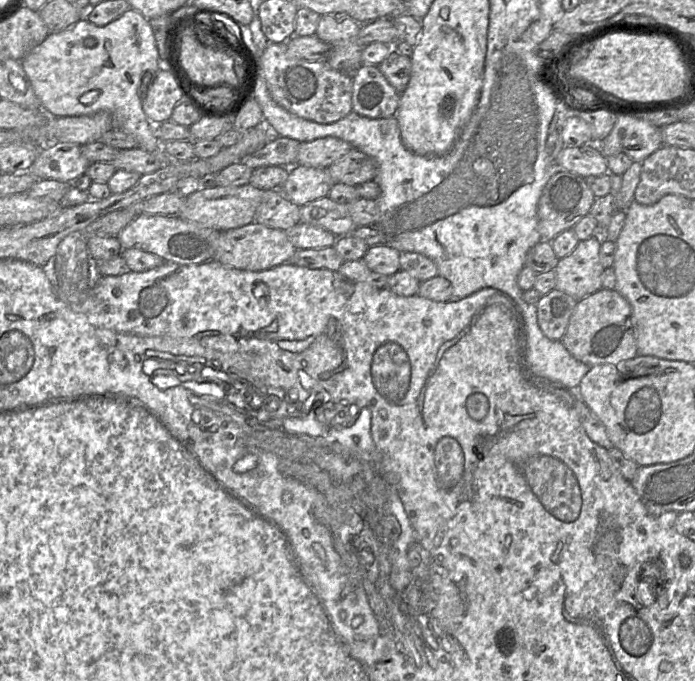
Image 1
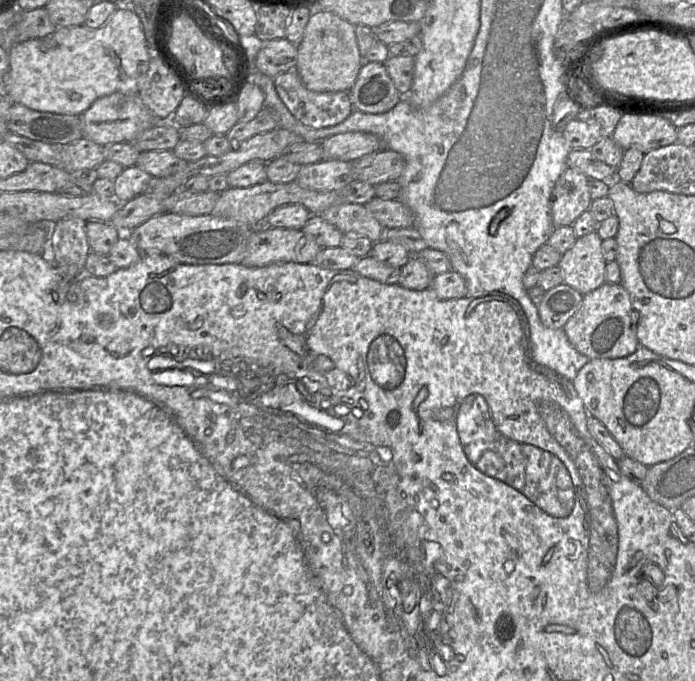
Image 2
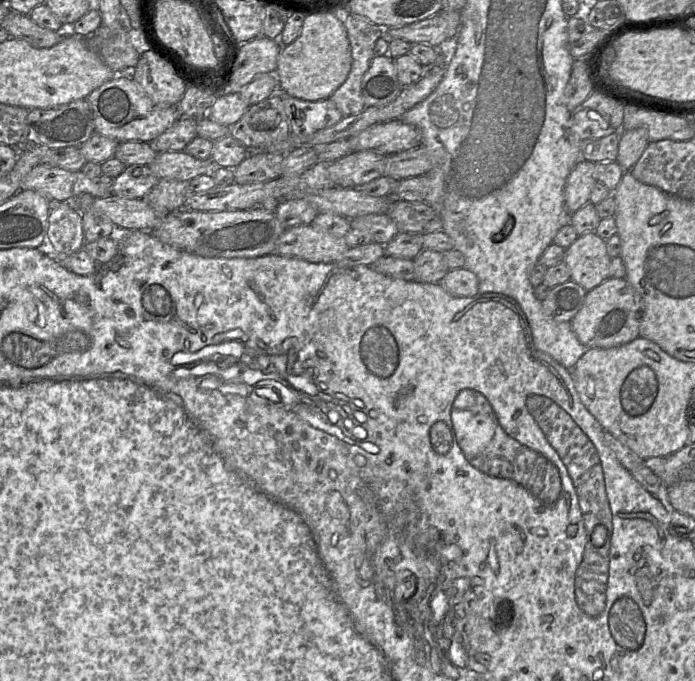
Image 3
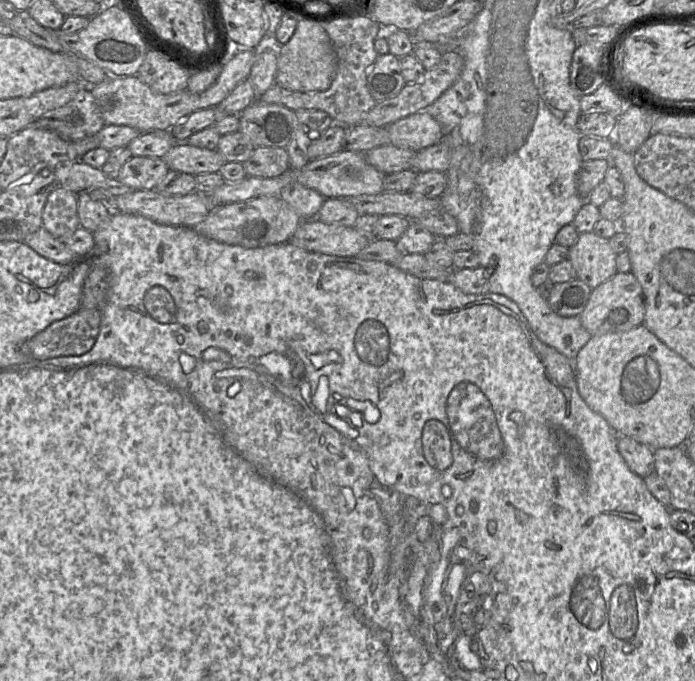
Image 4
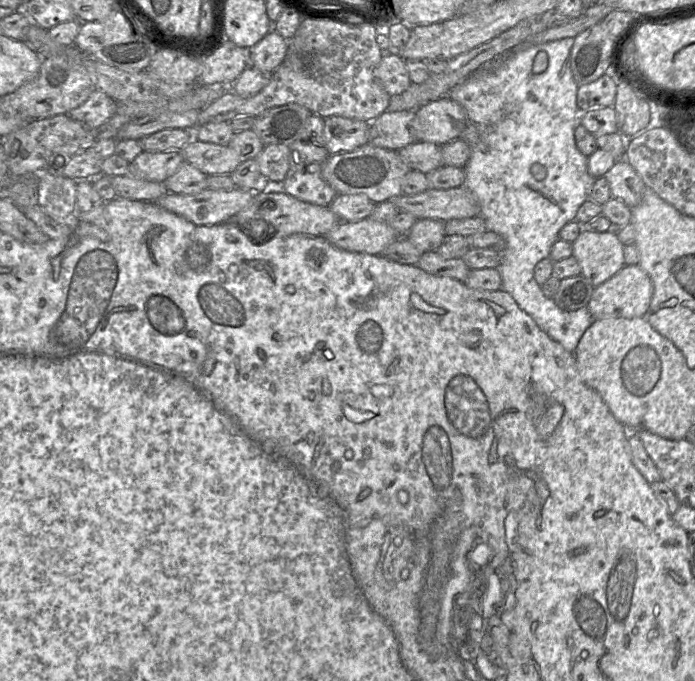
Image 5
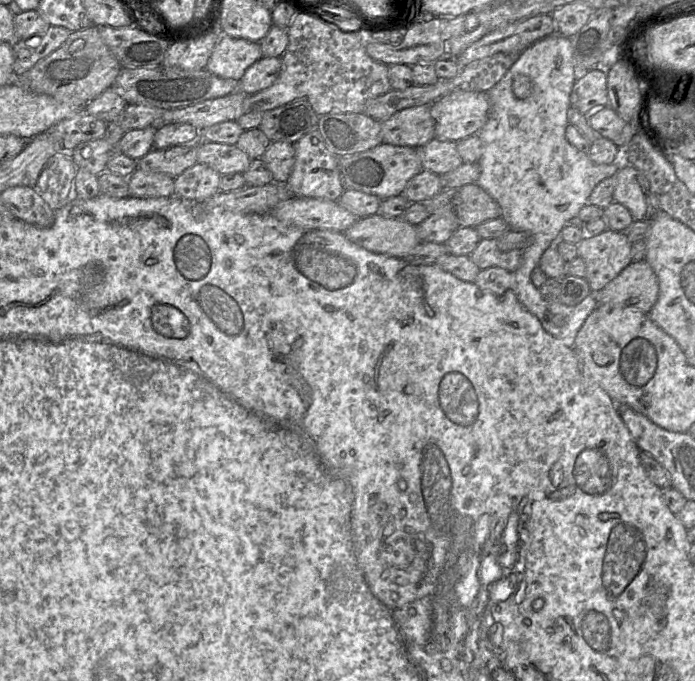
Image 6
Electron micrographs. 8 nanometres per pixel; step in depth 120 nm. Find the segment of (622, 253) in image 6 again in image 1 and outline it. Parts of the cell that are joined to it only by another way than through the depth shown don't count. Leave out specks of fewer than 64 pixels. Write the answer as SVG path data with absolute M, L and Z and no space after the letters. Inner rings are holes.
M596 234L580 241L569 255L559 259L555 268L557 289L579 301L603 288L601 241Z

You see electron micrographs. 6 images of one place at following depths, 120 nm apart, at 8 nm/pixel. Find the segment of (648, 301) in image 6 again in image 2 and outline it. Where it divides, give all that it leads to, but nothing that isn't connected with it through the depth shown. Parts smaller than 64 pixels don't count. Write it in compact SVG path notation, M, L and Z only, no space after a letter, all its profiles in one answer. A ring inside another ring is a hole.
M605 282L583 295L580 307L568 319L563 330L572 346L590 359L625 357L640 346L630 294L620 283Z

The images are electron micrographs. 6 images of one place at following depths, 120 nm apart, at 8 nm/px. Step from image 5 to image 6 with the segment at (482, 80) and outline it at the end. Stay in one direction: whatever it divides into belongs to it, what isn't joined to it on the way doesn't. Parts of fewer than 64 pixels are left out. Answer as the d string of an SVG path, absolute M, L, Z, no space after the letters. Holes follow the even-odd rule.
M552 34L534 42L521 52L517 61L510 67L503 78L491 89L485 92L489 100L490 111L487 122L477 133L483 144L483 153L480 160L478 161L478 164L480 166L480 176L476 182L477 185L484 189L498 203L501 209L500 217L507 222L511 230L526 231L531 235L531 244L523 250L523 258L520 267L515 272L512 272L512 287L510 290L512 290L516 294L519 302L526 308L526 310L537 317L546 332L551 334L556 339L559 339L565 346L573 349L578 331L580 330L589 314L598 306L598 303L595 299L595 293L591 291L591 293L583 301L575 306L567 306L559 301L547 301L542 297L540 290L533 285L531 281L531 273L534 268L538 266L539 260L545 250L550 246L555 246L556 242L560 239L560 232L563 227L567 225L567 222L570 220L577 220L578 212L585 204L588 203L588 197L590 196L592 190L596 187L596 185L602 180L615 175L621 165L629 165L627 163L623 163L622 157L620 157L618 161L614 161L610 164L596 164L588 157L587 154L578 151L567 141L565 137L565 129L568 125L567 111L570 108L570 93L575 81L574 55L570 37ZM519 74L529 76L533 84L533 93L531 94L531 96L522 100L516 98L512 91L512 81L514 77Z

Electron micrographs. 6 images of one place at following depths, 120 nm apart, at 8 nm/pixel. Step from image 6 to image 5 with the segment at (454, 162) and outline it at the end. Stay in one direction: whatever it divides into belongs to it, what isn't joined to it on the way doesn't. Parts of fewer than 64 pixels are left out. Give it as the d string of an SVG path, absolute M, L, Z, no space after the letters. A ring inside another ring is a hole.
M415 141L400 149L398 153L410 170L424 174L444 166L441 146L435 143Z

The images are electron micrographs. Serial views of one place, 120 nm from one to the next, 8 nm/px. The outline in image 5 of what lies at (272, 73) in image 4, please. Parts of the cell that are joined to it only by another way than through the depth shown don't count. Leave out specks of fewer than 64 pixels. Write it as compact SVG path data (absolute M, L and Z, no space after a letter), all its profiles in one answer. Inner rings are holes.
M271 30L250 48L250 64L262 72L274 72L289 54L289 41Z

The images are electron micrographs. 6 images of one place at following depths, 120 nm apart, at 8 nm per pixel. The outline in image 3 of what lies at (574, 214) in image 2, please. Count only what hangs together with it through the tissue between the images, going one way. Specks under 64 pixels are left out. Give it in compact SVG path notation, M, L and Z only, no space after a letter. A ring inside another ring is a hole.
M579 162L569 174L565 188L566 208L570 214L590 202L592 189L597 182L594 177L595 163Z

